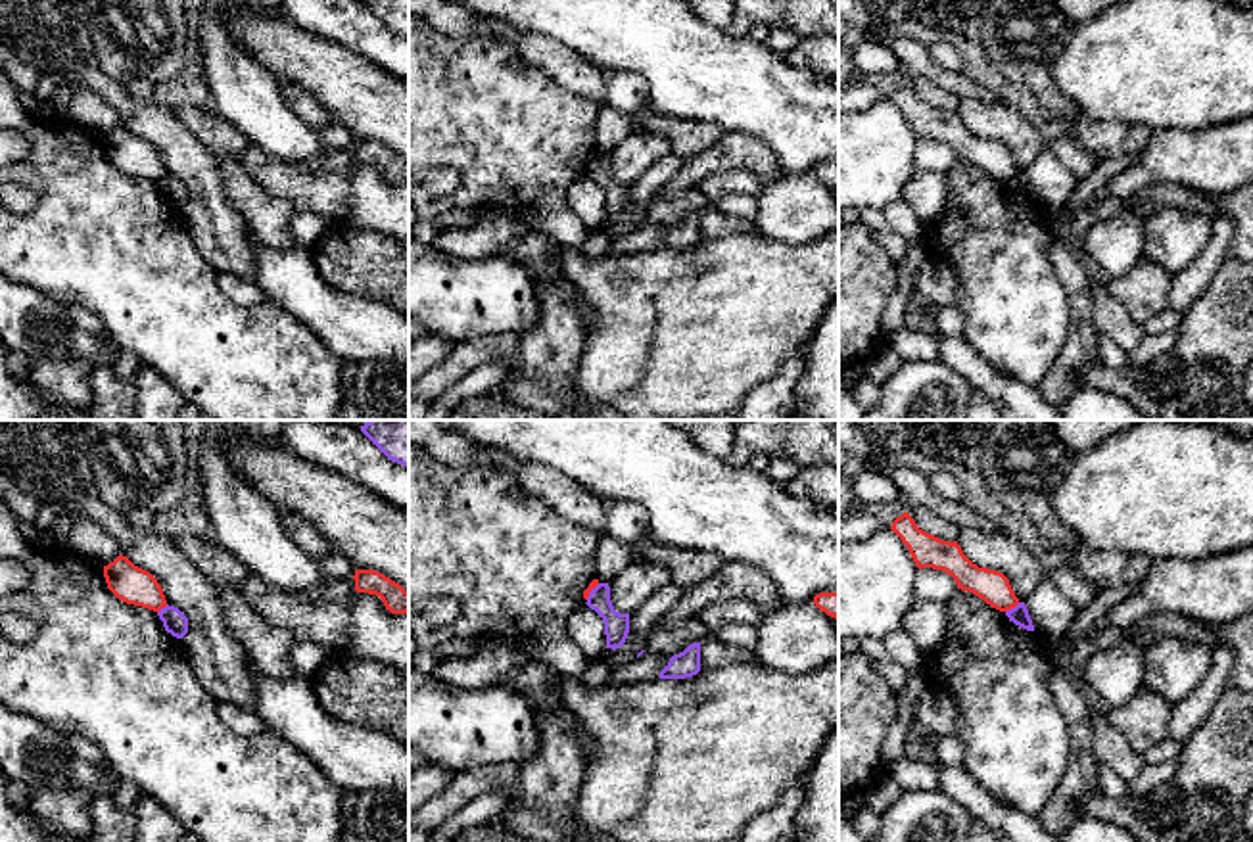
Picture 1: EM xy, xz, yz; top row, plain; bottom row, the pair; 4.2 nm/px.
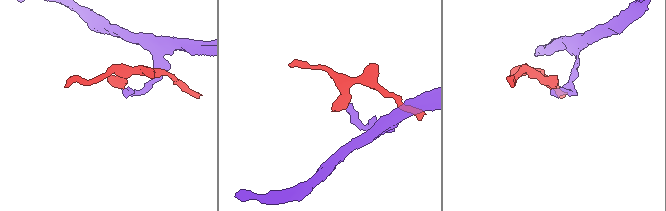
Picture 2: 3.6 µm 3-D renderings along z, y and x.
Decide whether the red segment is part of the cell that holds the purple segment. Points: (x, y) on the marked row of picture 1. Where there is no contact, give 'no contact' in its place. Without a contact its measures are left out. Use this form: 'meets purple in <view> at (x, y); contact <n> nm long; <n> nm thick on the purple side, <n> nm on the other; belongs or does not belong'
meets purple in yz at (1012, 608); contact 80 nm long; 80 nm thick on the purple side, 140 nm on the other; does not belong

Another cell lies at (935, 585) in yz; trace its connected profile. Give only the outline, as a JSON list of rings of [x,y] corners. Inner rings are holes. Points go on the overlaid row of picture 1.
[[[921,568],[915,575],[915,596],[923,600],[948,604],[956,591],[957,583],[942,570]]]

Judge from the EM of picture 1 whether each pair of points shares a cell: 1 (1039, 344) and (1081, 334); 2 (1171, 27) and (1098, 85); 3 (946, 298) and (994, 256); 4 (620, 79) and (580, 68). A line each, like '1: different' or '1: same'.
1: different
2: same
3: different
4: different

